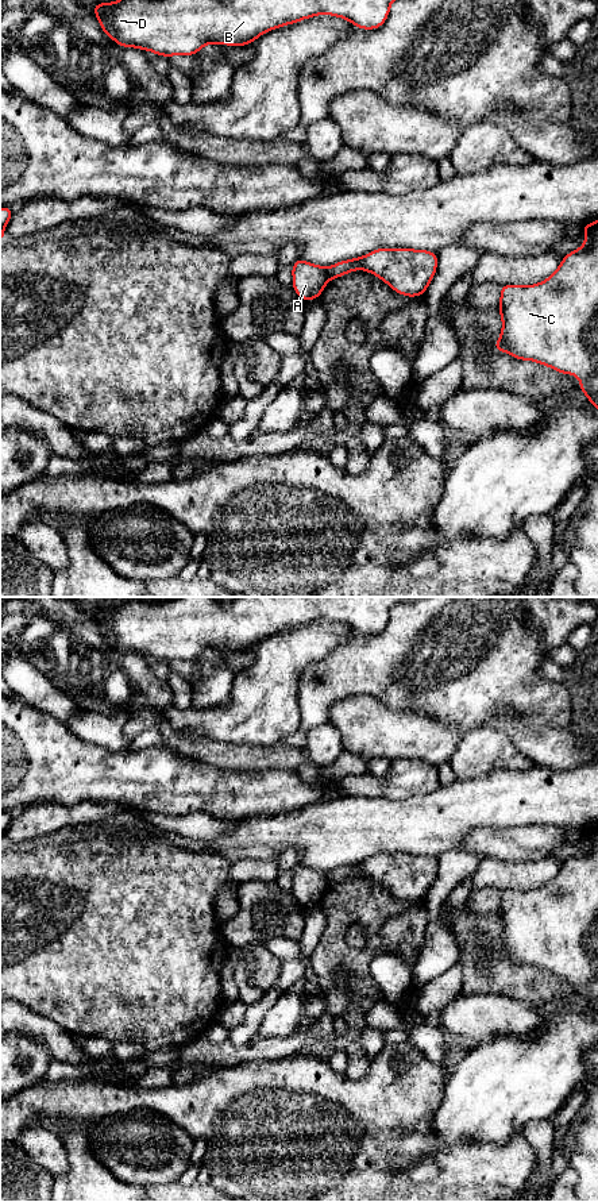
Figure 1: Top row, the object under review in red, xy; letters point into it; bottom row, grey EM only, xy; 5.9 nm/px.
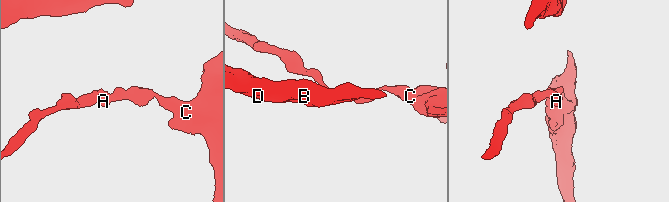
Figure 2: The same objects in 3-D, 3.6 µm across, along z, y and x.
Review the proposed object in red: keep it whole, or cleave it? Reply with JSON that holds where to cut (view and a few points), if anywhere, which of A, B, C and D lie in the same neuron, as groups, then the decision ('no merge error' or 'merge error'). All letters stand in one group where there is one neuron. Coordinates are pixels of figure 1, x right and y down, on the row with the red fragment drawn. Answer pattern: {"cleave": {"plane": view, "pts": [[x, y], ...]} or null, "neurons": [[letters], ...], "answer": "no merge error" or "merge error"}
{"cleave": {"plane": "xy", "pts": [[325, 269], [330, 278]]}, "neurons": [["A"], ["B", "C", "D"]], "answer": "merge error"}

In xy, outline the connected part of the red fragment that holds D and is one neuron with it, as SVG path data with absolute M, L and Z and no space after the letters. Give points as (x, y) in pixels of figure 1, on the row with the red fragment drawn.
M117 0L92 4L101 30L121 47L150 50L157 55L194 55L205 45L251 45L269 30L279 28L320 14L347 19L358 28L375 30L386 22L394 0Z

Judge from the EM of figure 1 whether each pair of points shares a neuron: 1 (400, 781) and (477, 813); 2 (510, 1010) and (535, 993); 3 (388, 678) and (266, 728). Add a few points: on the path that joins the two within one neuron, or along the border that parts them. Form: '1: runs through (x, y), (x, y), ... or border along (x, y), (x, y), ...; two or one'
1: border along (440, 786), (423, 794), (397, 800); two
2: border along (493, 993), (524, 1000), (529, 1004); two
3: border along (297, 682), (300, 729); two

